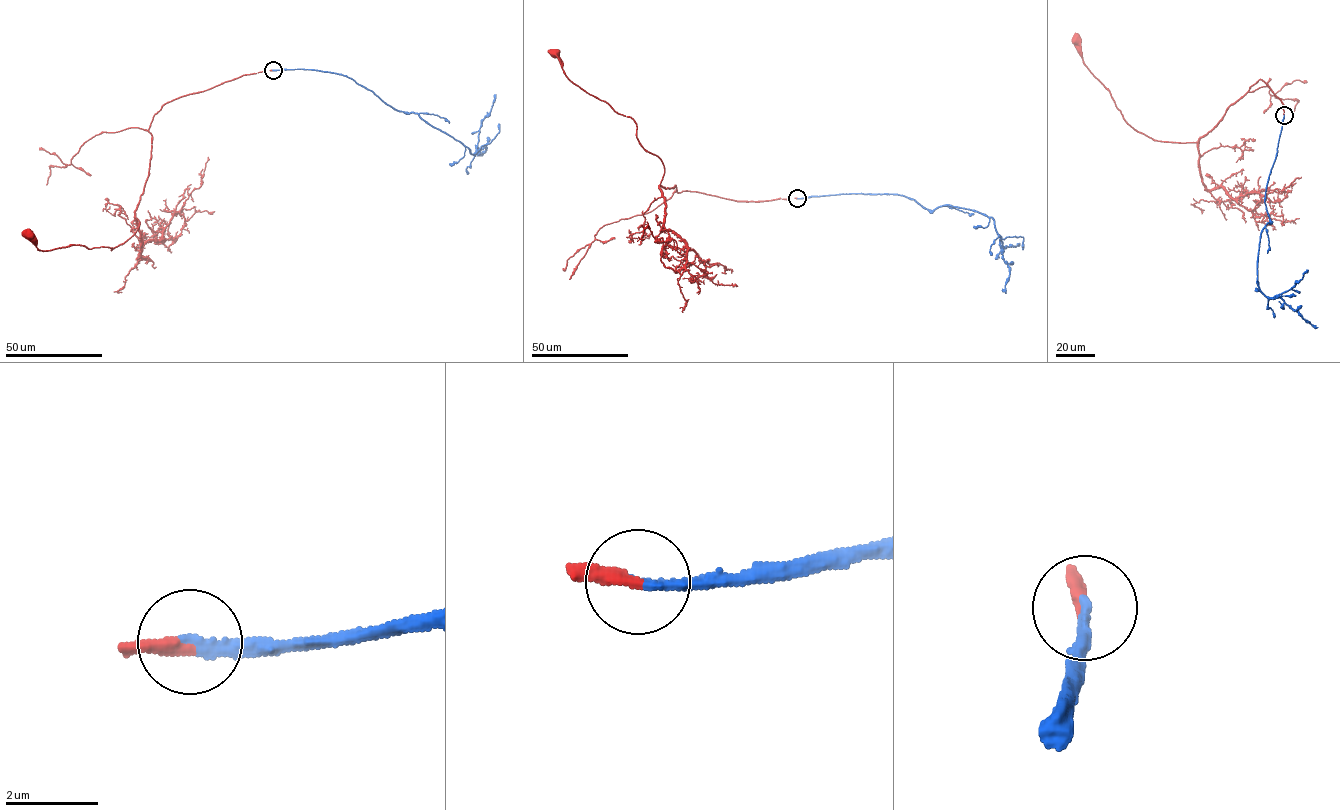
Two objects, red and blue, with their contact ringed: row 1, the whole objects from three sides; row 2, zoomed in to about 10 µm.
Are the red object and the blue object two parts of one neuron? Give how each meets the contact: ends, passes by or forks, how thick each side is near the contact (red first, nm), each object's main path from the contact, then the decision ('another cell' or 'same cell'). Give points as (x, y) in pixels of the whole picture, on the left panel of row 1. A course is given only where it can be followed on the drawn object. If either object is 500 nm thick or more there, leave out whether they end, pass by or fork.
red ends there; blue ends there; 300 nm thick on the red side, 260 nm on the other; red runs (273, 70), (179, 97), (155, 114), (149, 173), (135, 211), (139, 226), (118, 246), (44, 251), (31, 234); blue runs (273, 70), (314, 69), (345, 75), (396, 110), (417, 113), (473, 154), (481, 122), (491, 110), (496, 94); same cell

